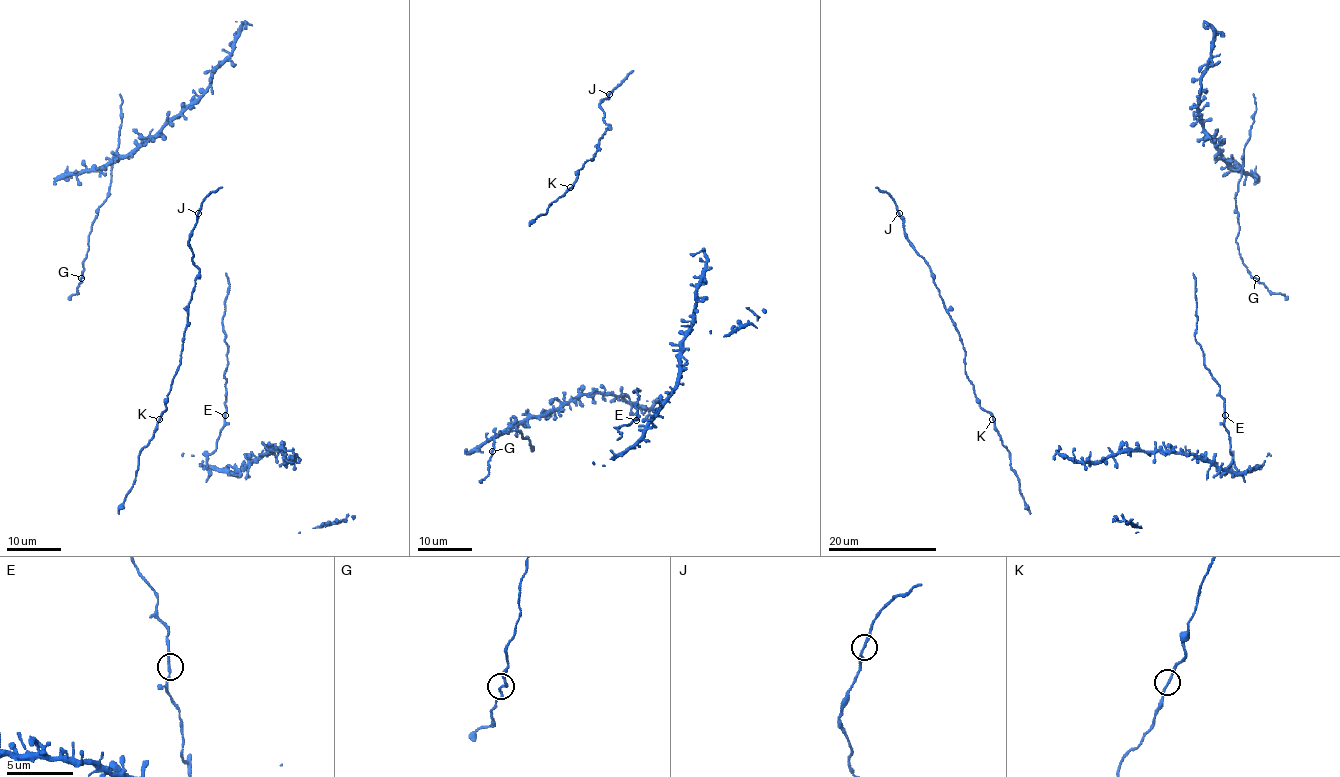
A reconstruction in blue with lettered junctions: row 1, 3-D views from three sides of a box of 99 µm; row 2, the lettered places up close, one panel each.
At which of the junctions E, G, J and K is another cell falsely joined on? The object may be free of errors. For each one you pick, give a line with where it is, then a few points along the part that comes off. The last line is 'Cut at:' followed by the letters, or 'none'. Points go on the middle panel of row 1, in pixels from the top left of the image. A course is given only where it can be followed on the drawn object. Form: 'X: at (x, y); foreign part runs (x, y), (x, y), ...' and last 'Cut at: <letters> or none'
J: at (609, 94); foreign part runs (609, 94), (633, 71)
Cut at: J

